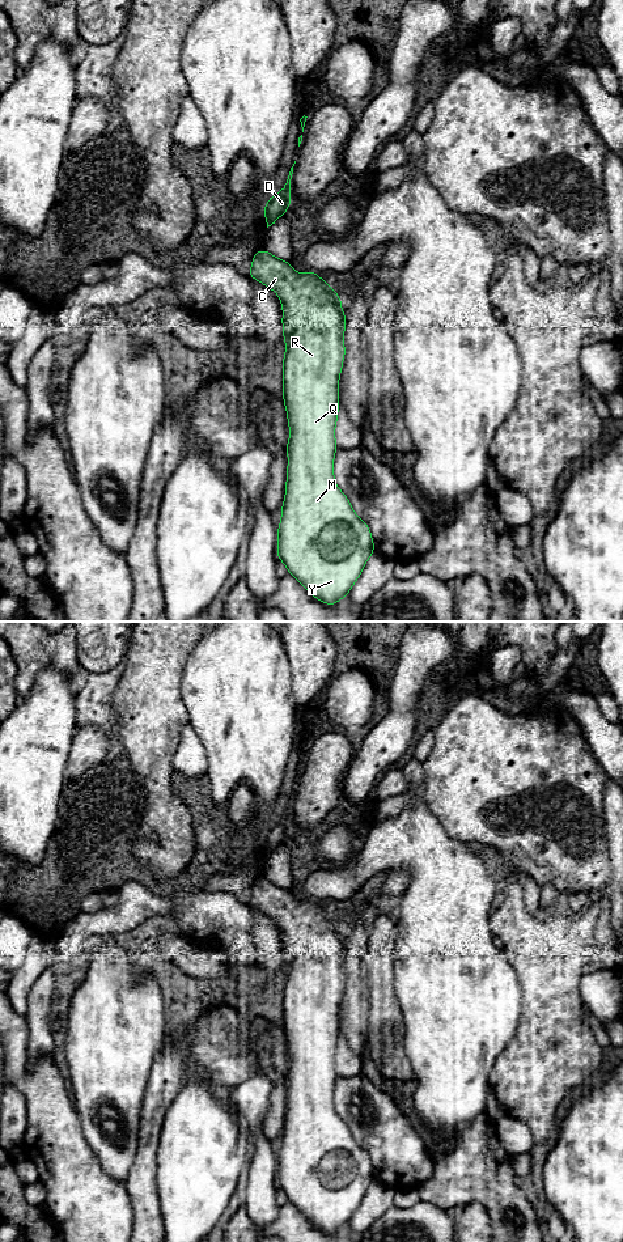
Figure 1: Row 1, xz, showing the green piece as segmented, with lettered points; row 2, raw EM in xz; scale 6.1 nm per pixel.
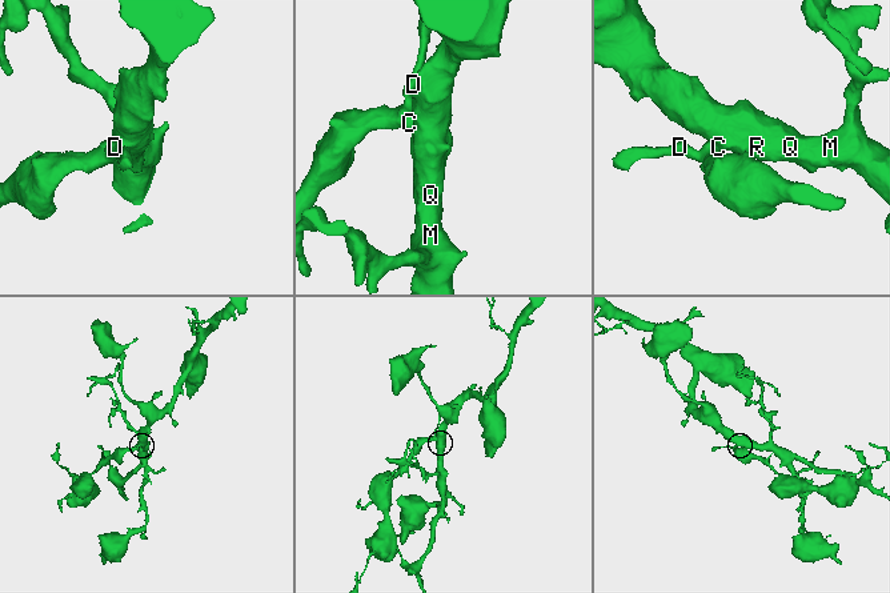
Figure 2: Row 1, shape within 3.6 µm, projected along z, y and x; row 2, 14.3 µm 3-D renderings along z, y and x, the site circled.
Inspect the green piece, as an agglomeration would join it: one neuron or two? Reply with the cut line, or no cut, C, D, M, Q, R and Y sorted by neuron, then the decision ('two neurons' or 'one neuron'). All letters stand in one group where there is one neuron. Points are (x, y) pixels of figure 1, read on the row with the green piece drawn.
no cut | C D M Q R Y | one neuron

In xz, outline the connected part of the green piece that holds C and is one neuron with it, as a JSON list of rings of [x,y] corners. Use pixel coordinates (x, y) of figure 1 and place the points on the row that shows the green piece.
[[[266,249],[258,250],[251,259],[247,277],[258,280],[280,297],[283,306],[283,339],[285,353],[283,366],[283,400],[289,425],[289,441],[285,446],[288,455],[285,496],[281,505],[280,525],[276,531],[279,560],[317,601],[334,606],[347,597],[361,576],[368,559],[376,551],[372,531],[353,510],[348,497],[340,491],[334,476],[336,453],[335,427],[338,423],[339,378],[346,356],[344,331],[346,313],[342,298],[321,276],[313,271],[297,274],[291,262],[281,260]]]

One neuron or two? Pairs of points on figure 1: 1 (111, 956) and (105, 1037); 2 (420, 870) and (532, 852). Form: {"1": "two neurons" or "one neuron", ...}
{"1": "one neuron", "2": "two neurons"}

